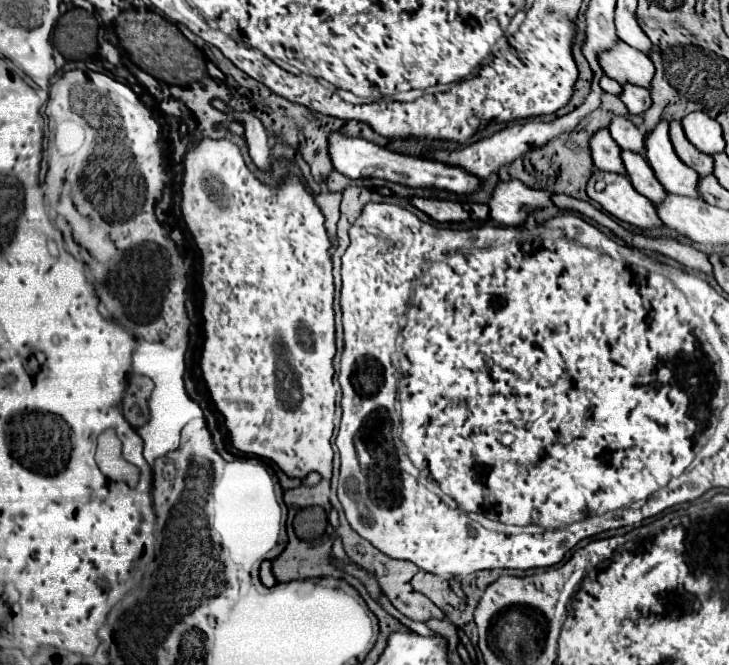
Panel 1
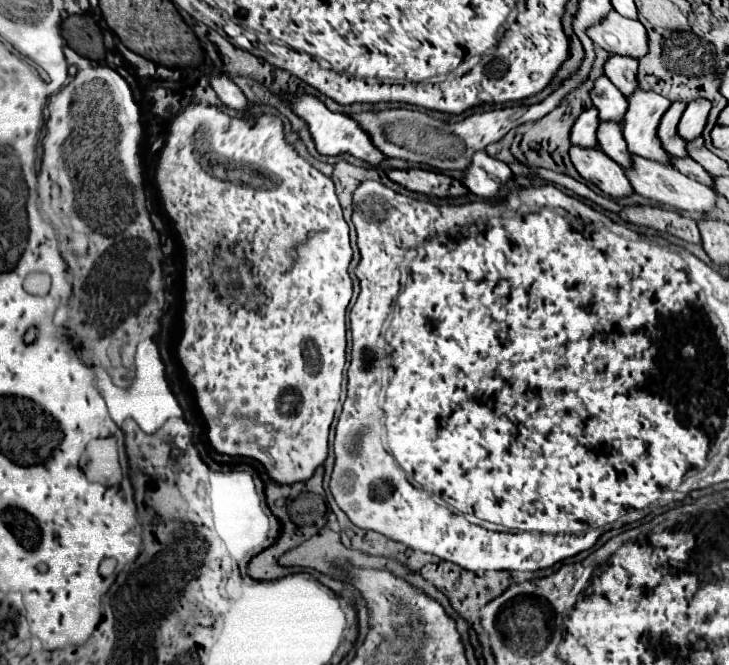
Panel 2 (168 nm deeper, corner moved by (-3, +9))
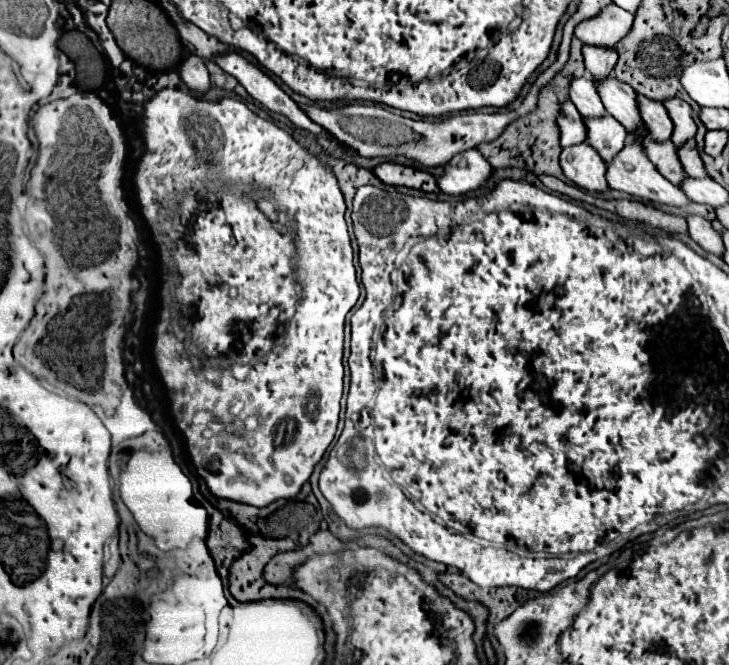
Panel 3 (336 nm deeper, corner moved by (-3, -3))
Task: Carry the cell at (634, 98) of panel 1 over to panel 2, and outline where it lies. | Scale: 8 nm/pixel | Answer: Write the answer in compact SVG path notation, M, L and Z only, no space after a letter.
M609 56L603 64L605 76L621 90L621 94L629 96L633 88L637 88L637 60L631 56Z

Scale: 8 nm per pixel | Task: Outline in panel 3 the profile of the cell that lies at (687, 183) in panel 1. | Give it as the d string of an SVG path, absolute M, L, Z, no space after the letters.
M609 78L603 82L595 82L597 90L601 92L605 110L619 120L627 130L627 144L641 144L639 130L645 128L645 122L641 118L637 92L629 88L629 84L619 82L617 78Z

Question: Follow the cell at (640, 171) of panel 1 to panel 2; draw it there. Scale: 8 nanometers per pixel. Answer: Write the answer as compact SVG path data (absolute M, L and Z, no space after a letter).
M601 120L597 128L597 142L599 142L599 148L619 166L623 168L631 166L631 152L627 150L625 138L621 134L621 124L613 120Z

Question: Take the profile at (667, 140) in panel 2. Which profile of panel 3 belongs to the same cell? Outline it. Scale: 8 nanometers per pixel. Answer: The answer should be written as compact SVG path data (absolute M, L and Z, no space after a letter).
M637 96L641 100L641 112L645 112L645 126L649 130L649 136L657 142L665 142L671 138L673 132L673 120L669 118L667 108L661 102Z

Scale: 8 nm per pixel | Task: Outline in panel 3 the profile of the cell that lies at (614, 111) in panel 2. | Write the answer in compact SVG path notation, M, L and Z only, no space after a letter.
M579 78L571 84L571 102L585 118L603 118L607 114L603 100L591 78Z

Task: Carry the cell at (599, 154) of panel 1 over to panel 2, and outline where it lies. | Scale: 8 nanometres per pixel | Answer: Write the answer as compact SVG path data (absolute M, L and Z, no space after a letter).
M587 108L585 112L581 112L569 136L571 144L579 144L585 148L597 148L597 126L599 126L599 116L595 108Z

